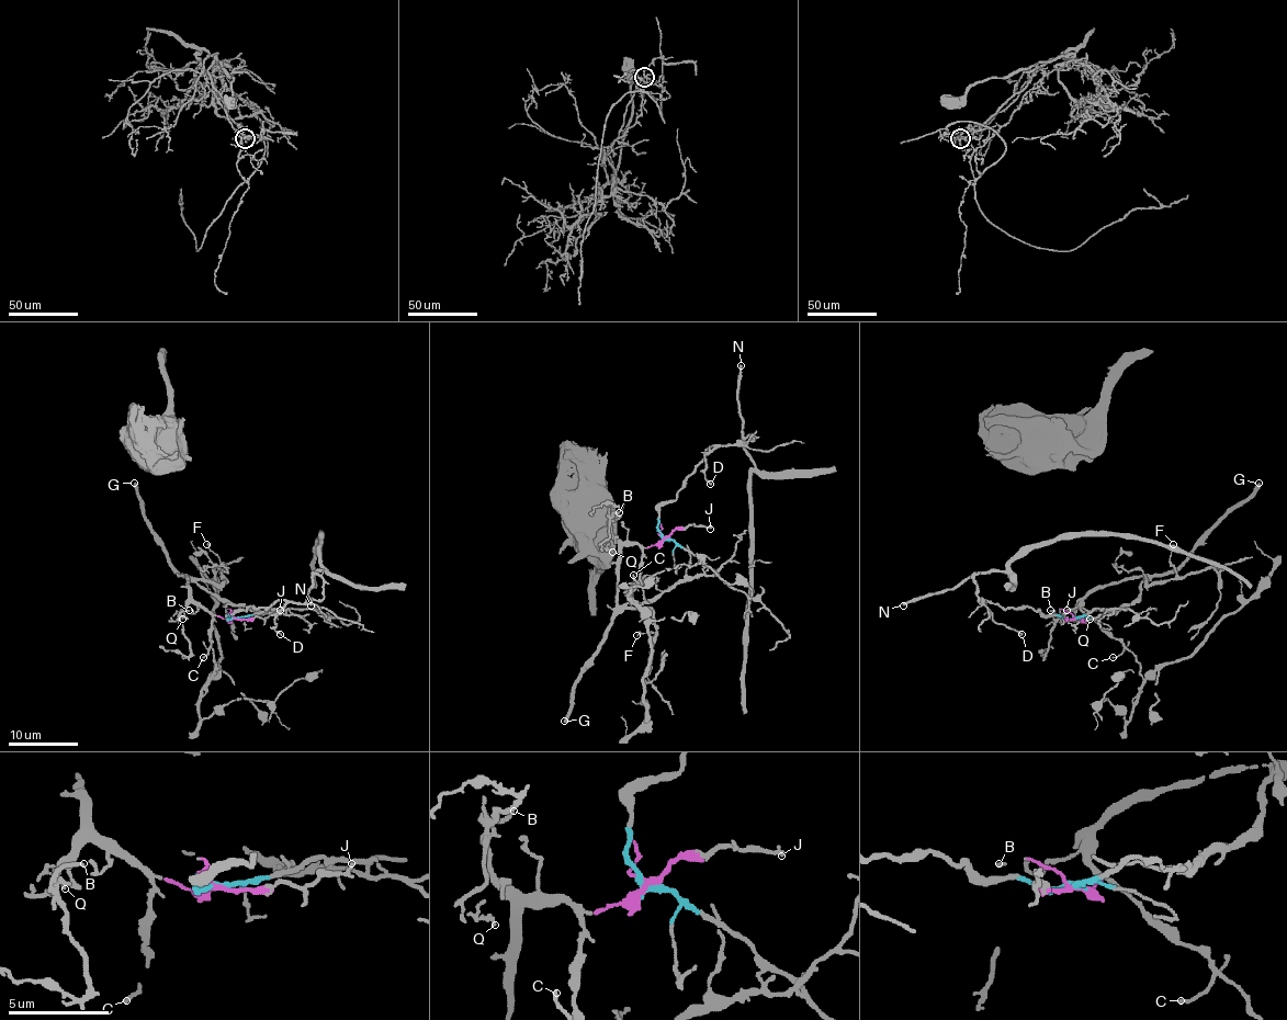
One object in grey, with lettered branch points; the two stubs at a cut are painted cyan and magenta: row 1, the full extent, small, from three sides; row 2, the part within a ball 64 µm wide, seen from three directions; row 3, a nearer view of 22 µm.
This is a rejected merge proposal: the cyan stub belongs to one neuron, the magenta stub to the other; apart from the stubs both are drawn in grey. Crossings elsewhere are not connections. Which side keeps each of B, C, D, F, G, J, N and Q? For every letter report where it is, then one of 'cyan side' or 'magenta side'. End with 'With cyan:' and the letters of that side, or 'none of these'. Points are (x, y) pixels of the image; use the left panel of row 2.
B: (189, 610) | magenta side
C: (203, 657) | magenta side
D: (280, 634) | cyan side
F: (206, 544) | magenta side
G: (134, 483) | magenta side
J: (280, 610) | magenta side
N: (311, 605) | cyan side
Q: (182, 619) | magenta side
With cyan: D, N

